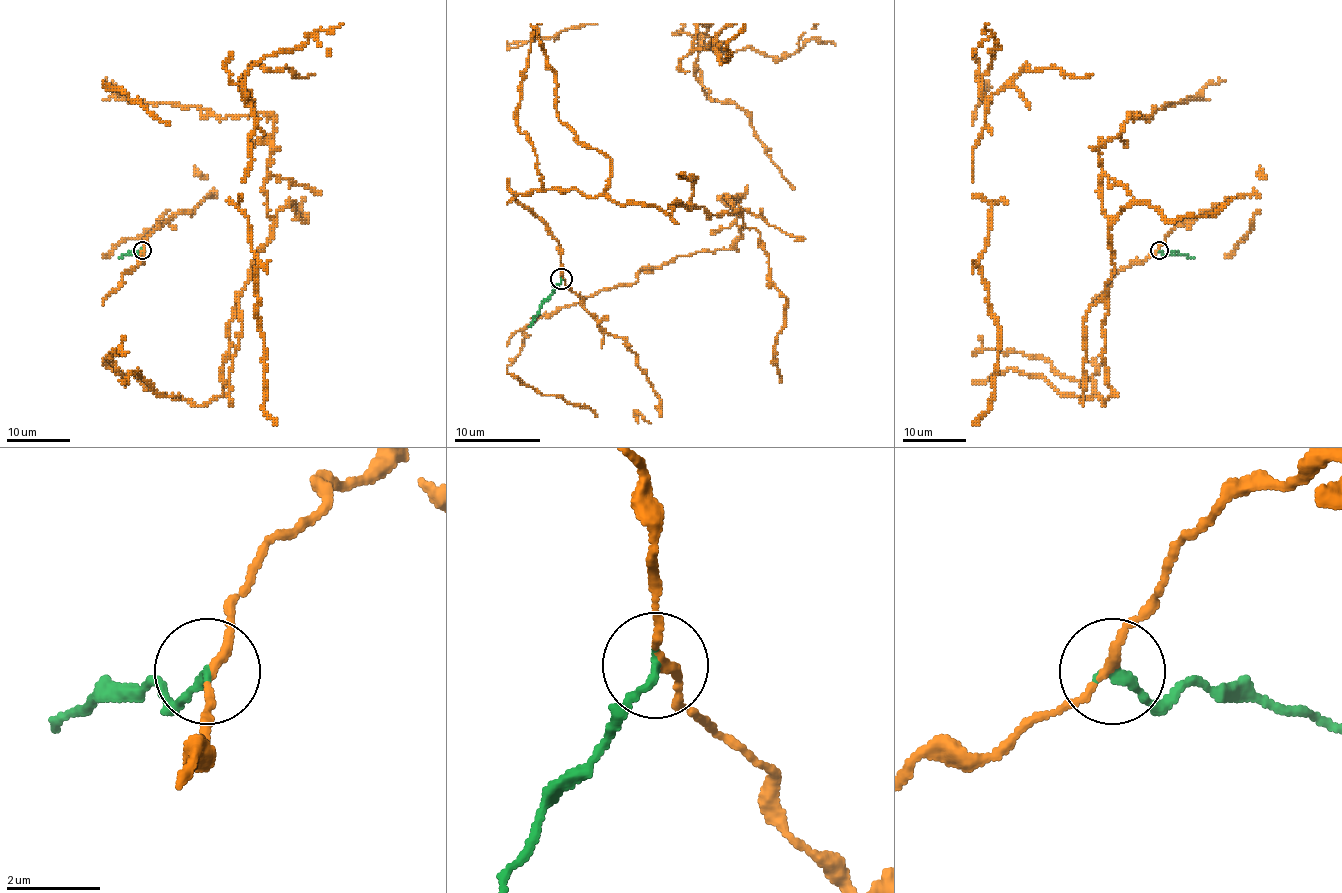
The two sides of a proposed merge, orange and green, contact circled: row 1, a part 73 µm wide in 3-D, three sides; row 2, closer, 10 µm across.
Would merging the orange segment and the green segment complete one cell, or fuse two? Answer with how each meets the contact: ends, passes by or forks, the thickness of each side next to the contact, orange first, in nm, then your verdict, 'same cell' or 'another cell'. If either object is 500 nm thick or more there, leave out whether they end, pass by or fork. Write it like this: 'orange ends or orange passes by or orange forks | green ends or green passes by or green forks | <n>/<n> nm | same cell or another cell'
orange passes by | green ends | 170/200 nm | another cell

